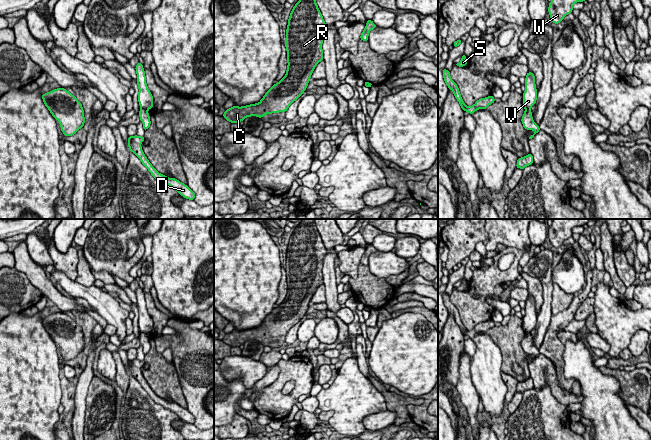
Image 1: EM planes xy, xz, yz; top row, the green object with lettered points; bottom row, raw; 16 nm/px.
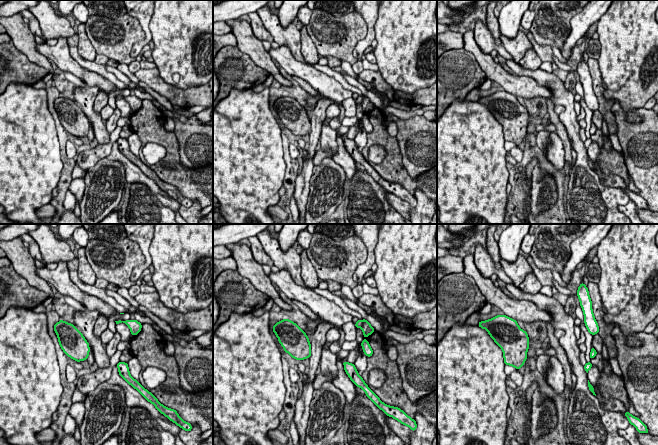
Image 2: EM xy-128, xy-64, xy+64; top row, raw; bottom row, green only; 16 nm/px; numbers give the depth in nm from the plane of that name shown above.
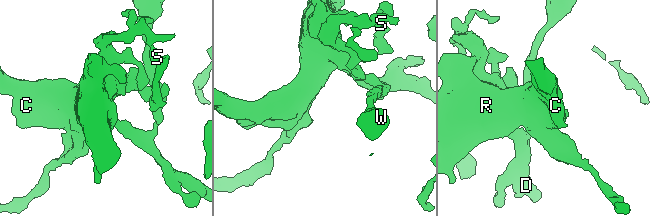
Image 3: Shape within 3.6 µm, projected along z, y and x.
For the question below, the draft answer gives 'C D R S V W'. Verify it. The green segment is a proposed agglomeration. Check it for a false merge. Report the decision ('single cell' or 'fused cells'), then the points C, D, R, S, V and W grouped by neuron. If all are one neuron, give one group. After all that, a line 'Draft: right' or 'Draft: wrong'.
fused cells; groups C D R S / V W
Draft: wrong

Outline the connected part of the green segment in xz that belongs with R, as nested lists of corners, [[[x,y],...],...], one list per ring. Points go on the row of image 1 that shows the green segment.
[[[299,0],[287,23],[286,75],[273,84],[259,103],[242,107],[235,105],[225,110],[223,117],[227,121],[239,123],[250,116],[262,118],[266,114],[286,112],[306,91],[313,70],[324,59],[322,43],[327,25],[316,0]]]

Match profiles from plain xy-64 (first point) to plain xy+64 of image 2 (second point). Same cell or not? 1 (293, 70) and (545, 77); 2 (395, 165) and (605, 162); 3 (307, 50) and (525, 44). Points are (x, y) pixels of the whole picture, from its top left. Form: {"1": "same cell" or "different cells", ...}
{"1": "same cell", "2": "same cell", "3": "different cells"}

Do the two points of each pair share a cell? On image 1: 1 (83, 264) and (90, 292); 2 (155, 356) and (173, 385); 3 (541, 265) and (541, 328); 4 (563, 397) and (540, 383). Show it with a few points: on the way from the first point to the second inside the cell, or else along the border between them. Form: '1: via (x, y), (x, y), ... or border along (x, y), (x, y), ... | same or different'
1: border along (75, 280), (86, 286), (93, 285) | different
2: via (157, 363), (161, 373), (166, 378) | same
3: via (546, 281), (547, 299), (545, 312) | same
4: via (557, 391), (546, 379) | same

